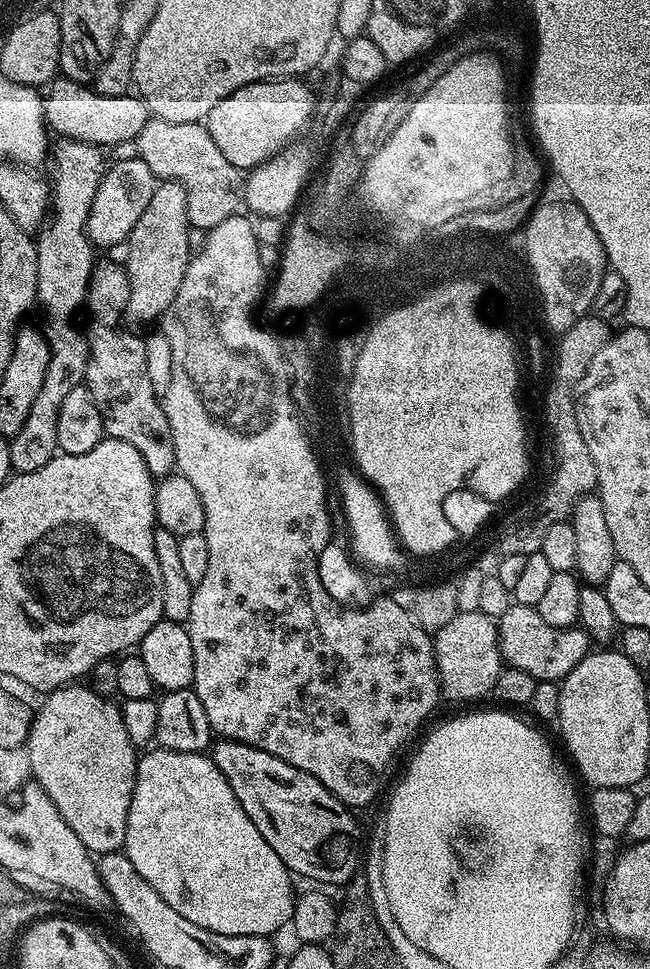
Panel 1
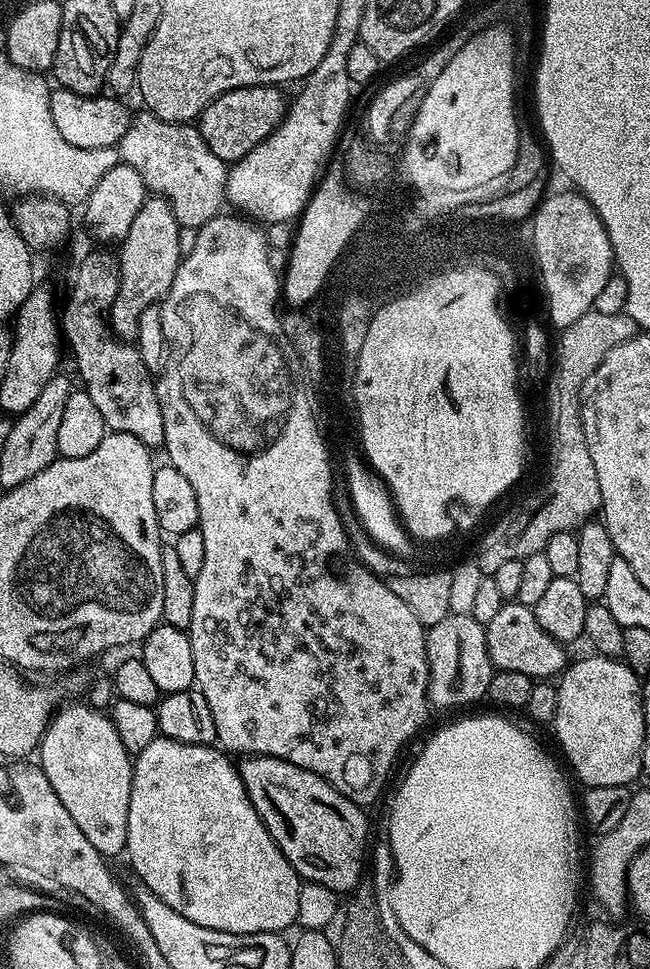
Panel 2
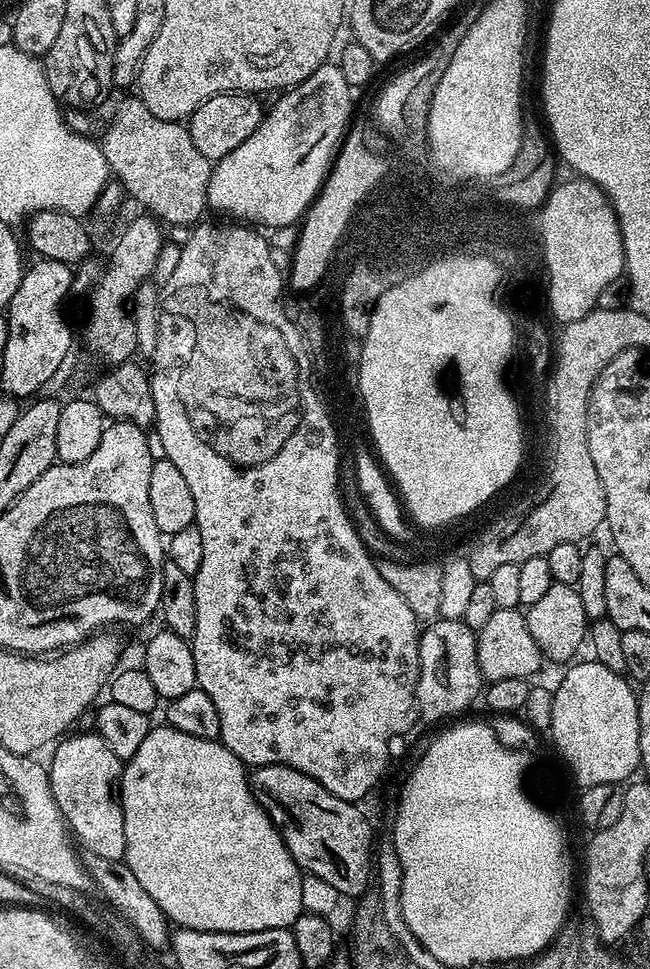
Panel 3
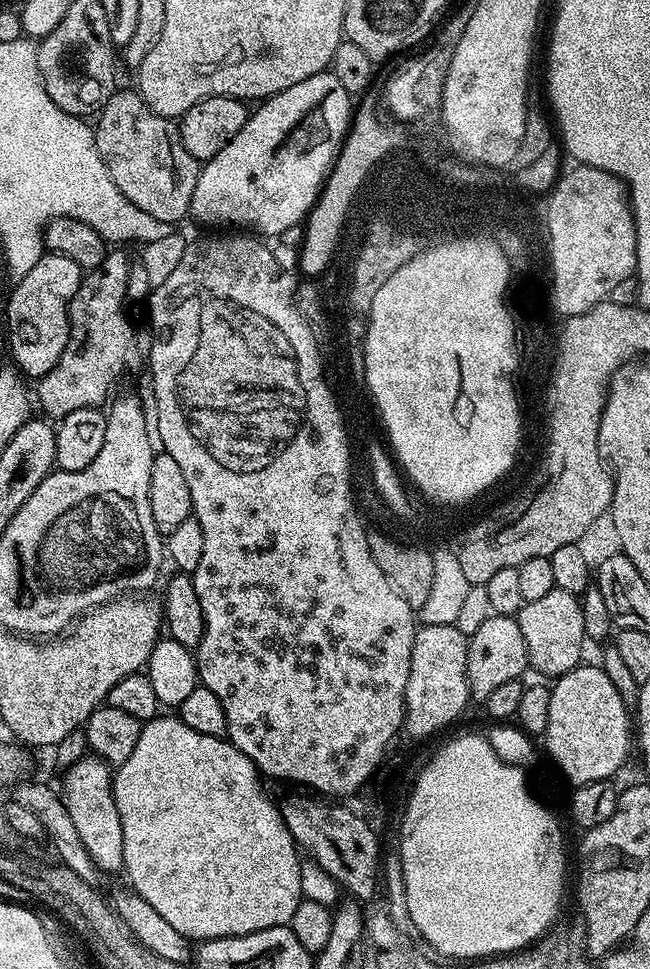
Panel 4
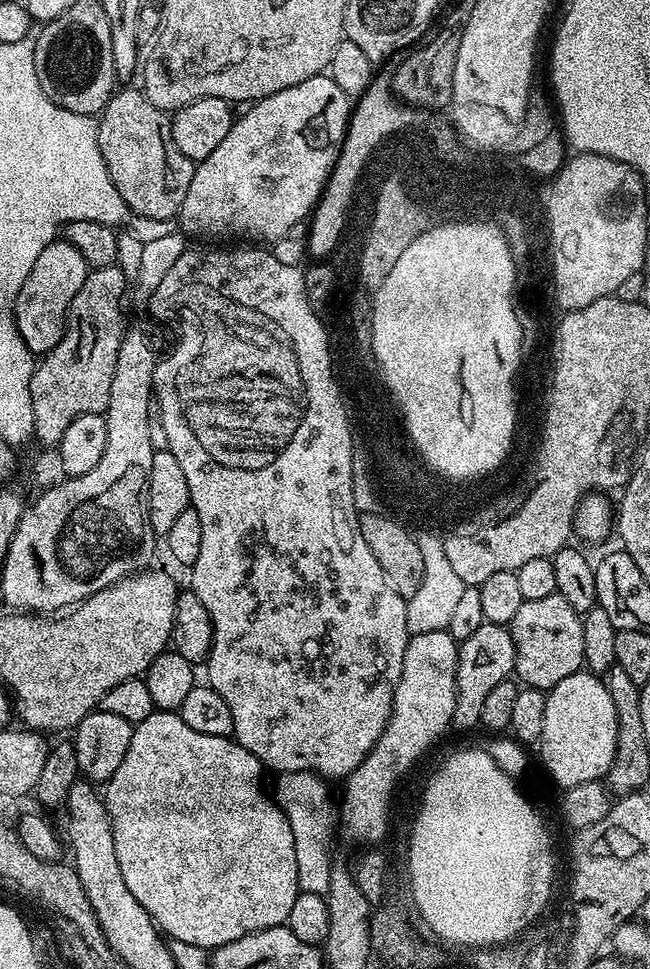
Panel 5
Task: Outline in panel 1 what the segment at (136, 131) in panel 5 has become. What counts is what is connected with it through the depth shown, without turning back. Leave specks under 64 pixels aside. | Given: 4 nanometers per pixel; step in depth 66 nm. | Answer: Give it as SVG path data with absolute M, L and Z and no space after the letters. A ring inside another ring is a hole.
M155 118L134 141L138 156L161 181L177 180L183 184L188 201L188 222L193 229L207 230L237 215L242 204L242 172L226 159L203 123L166 122Z

